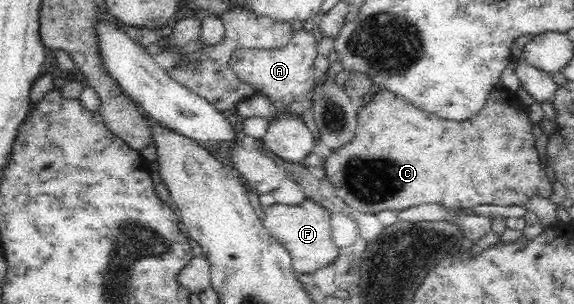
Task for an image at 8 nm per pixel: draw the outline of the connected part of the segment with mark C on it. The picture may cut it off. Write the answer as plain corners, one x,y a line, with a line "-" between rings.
503,87
488,96
478,115
461,122
432,117
432,114
416,109
413,103
388,90
373,91
362,109
358,110
354,139
334,150
325,159
323,169
327,181
335,188
338,197
346,202
349,212
402,211
432,203
452,211
476,205
524,207
533,197
549,198
552,195
552,181
544,172
544,164
536,150
533,128
526,104
518,103
516,93
514,95

